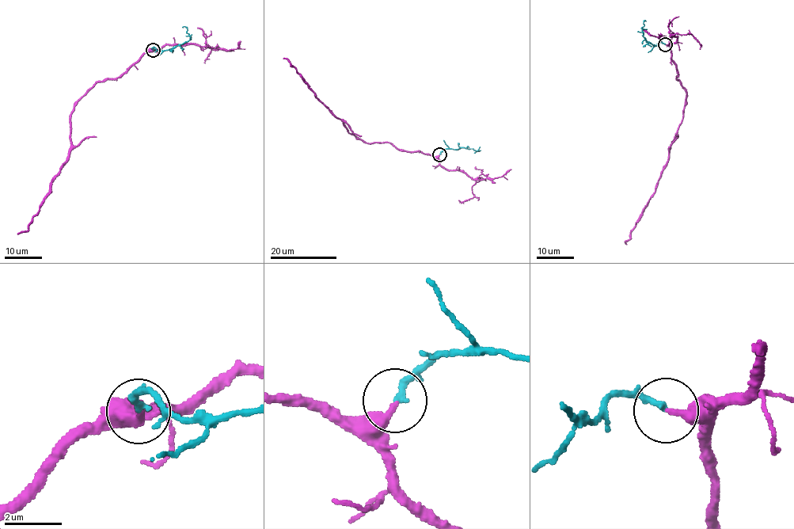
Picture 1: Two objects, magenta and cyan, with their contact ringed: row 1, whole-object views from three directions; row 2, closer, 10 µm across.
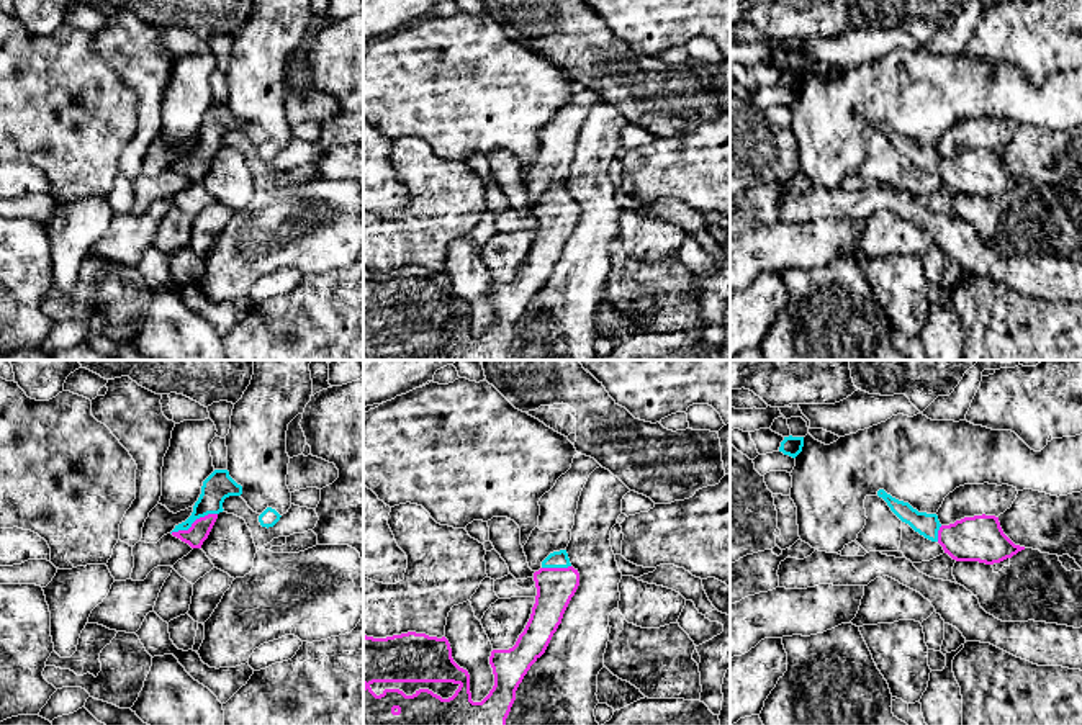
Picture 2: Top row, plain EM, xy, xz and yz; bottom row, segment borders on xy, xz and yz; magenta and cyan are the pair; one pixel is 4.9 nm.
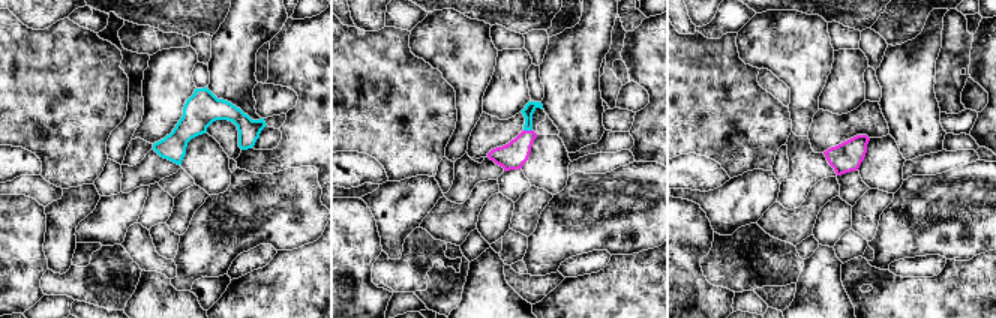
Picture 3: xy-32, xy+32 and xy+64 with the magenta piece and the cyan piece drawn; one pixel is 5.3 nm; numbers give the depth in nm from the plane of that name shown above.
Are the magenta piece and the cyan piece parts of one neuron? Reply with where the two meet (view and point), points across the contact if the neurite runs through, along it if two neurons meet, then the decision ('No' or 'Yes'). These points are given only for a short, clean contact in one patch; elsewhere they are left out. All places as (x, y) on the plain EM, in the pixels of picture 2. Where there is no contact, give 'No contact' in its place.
Touches magenta at xy (193, 156). Path across: xy (197, 167), (193, 156), (210, 138), (218, 120). Yes

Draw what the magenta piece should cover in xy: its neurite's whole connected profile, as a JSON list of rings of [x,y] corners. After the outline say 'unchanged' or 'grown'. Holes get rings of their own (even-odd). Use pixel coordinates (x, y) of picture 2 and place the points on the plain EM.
[[[214,103],[201,119],[201,128],[193,139],[192,149],[175,159],[174,170],[188,177],[192,182],[201,182],[208,172],[218,147],[223,146],[223,136],[229,129],[241,129],[242,119],[237,118],[228,103]]] | grown

